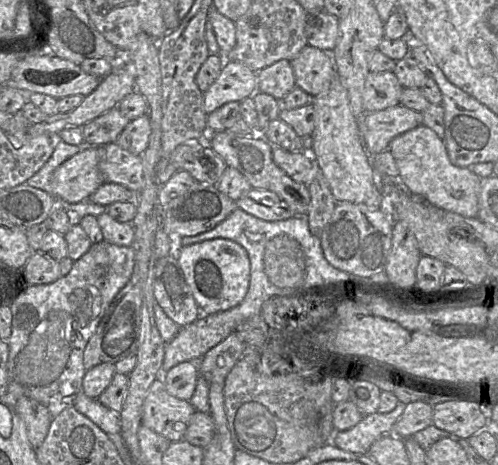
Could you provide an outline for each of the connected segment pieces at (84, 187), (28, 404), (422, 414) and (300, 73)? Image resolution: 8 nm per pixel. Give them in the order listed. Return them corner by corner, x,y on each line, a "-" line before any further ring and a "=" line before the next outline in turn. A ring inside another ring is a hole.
84,146
81,152
62,163
51,176
52,194
70,203
80,203
104,183
99,170
98,149
=
25,396
16,400
14,410
25,424
31,446
38,448
46,438
53,419
49,410
37,400
=
414,401
407,404
390,434
401,439
411,438
416,432
433,423
433,411
434,406
424,401
=
307,44
291,61
296,86
313,99
329,90
336,68
331,52
325,52

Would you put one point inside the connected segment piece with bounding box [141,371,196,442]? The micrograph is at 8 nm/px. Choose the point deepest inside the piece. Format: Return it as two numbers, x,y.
163,413

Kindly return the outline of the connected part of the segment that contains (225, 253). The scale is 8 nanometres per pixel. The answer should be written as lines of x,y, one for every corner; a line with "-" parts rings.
216,238
182,246
175,254
201,315
229,310
246,296
250,282
250,261
246,250
238,243

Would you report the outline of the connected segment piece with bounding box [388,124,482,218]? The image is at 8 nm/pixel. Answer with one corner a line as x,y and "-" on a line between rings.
425,125
404,132
392,139
388,150
399,170
399,183
412,195
437,208
477,218
482,179
469,168
451,163
443,139

